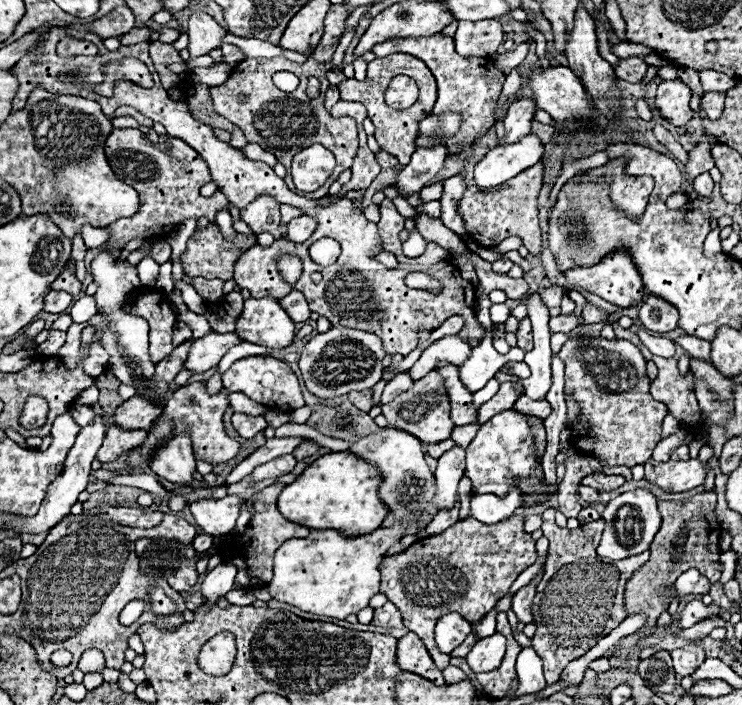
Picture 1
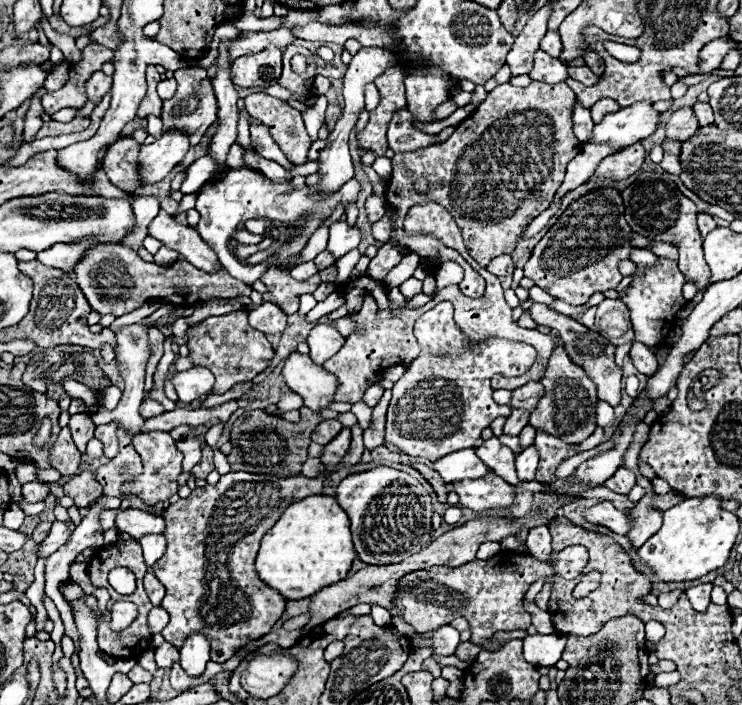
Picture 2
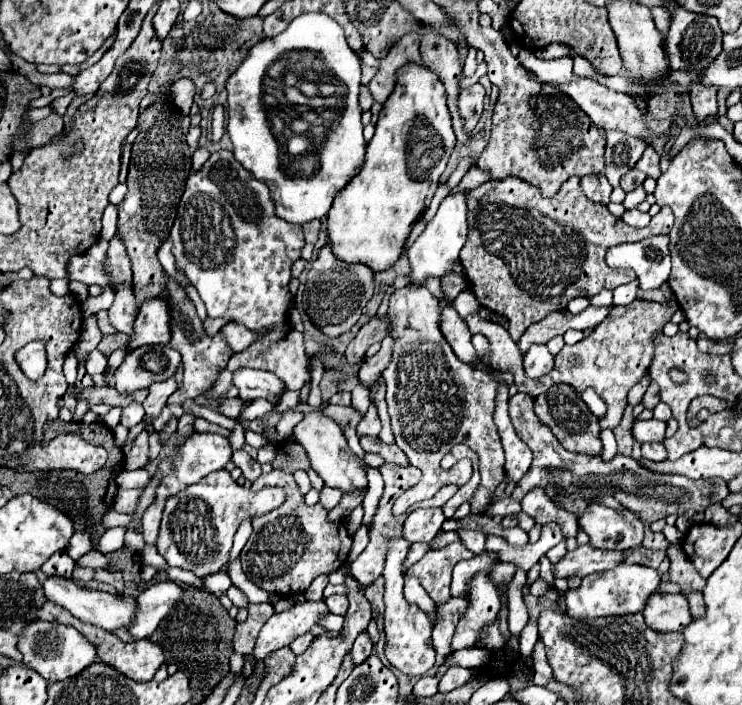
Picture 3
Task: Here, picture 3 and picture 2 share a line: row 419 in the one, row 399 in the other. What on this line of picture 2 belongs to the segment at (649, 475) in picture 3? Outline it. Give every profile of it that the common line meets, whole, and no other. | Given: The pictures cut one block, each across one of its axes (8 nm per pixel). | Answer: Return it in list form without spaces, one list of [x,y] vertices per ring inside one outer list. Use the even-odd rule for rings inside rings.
[[[528,382],[524,386],[518,386],[512,390],[512,408],[522,408],[532,412],[532,408],[536,406],[536,400],[544,394],[544,388],[540,382]]]

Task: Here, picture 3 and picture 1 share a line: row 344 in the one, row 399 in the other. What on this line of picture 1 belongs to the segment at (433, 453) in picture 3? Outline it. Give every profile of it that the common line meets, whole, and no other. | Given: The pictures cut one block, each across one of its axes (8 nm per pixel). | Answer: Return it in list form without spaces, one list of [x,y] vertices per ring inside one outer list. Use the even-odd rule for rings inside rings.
[[[428,372],[424,378],[416,380],[412,388],[396,396],[390,404],[382,406],[382,414],[388,420],[390,428],[404,430],[416,436],[422,444],[438,444],[450,438],[454,422],[450,420],[450,398],[444,386],[444,378],[438,372]]]

